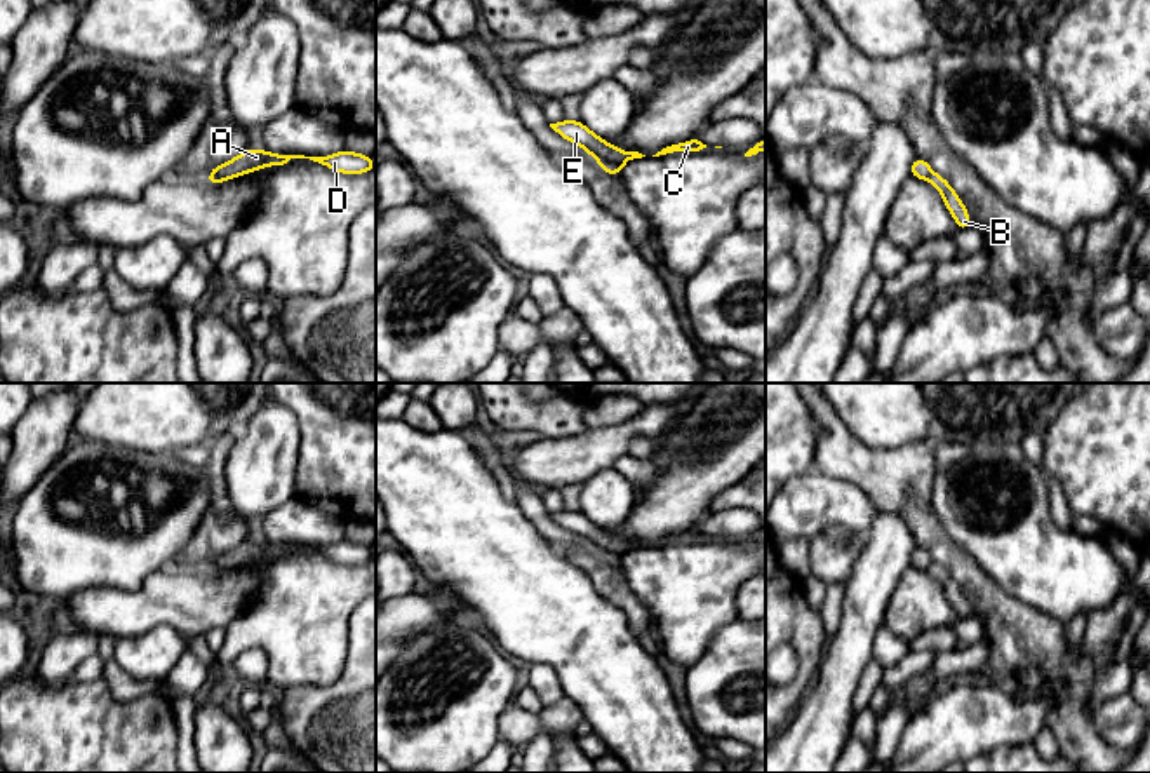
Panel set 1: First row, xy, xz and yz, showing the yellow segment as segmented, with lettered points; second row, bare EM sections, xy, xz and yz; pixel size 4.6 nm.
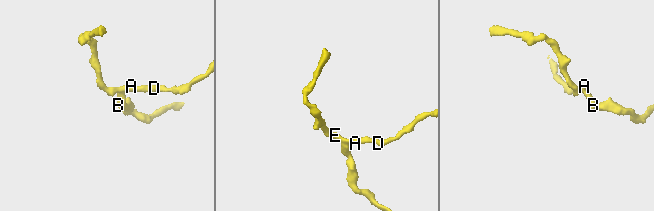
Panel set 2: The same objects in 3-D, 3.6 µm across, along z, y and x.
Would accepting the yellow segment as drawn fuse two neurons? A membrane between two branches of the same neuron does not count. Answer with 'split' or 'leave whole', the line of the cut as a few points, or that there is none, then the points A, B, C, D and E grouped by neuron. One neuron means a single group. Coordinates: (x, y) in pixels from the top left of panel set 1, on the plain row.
split | xz (597, 547), (615, 551), (620, 556) | A C D E / B

